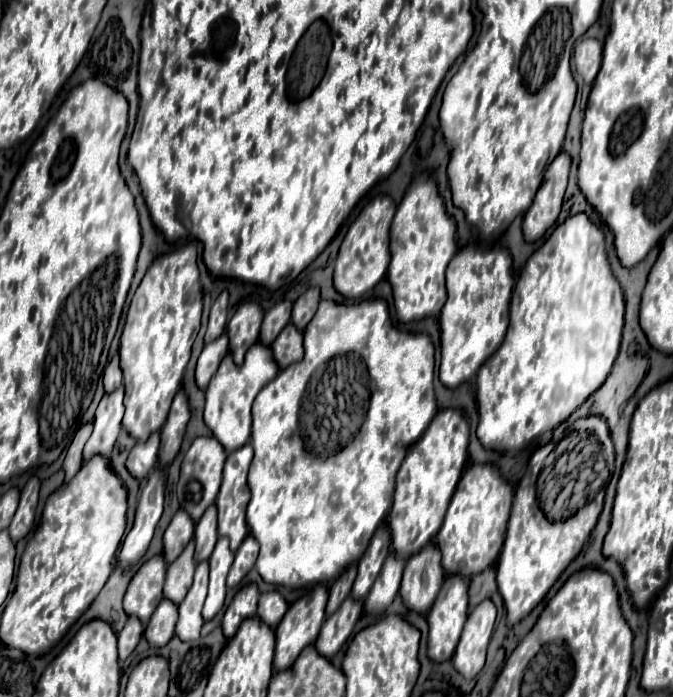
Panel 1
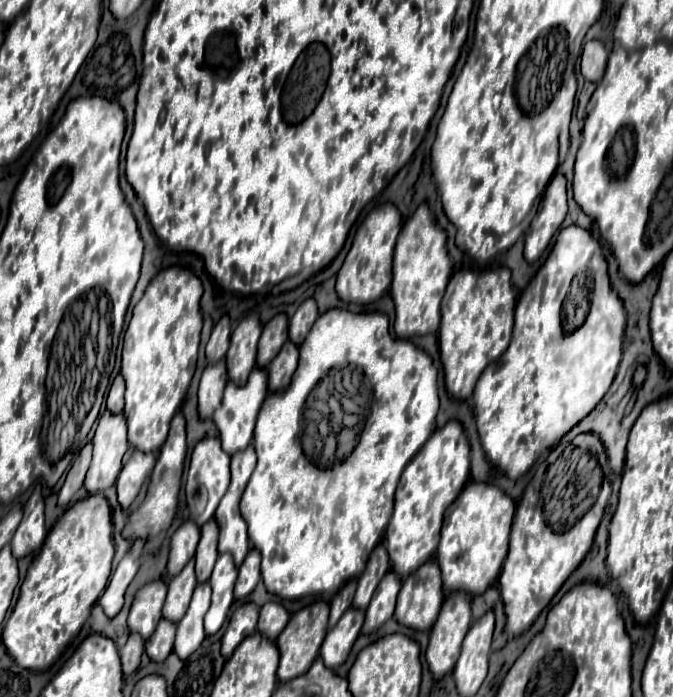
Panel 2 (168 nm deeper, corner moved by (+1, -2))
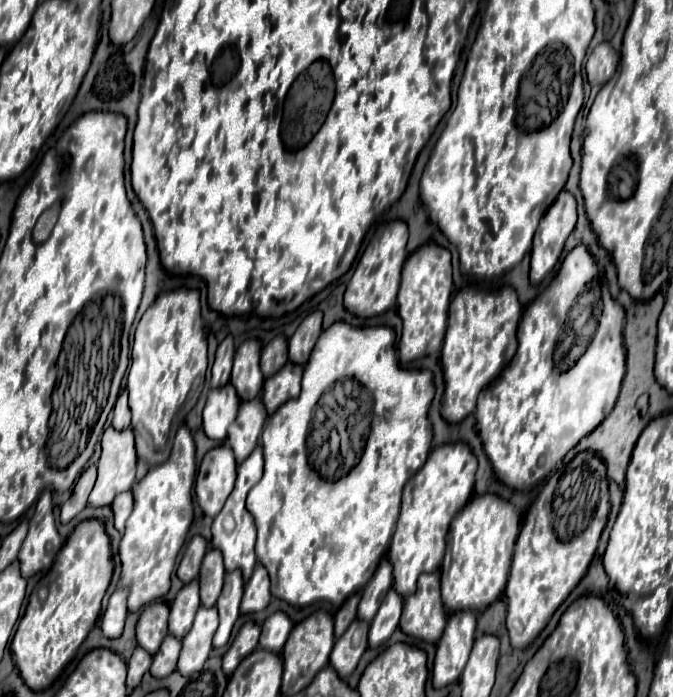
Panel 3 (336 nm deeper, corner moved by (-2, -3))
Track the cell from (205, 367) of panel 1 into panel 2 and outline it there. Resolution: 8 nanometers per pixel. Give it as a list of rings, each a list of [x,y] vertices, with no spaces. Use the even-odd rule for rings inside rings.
[[[214,363],[208,365],[202,373],[200,379],[200,389],[198,389],[198,415],[200,419],[212,419],[214,409],[218,409],[218,405],[222,405],[222,393],[224,387],[228,383],[228,375],[226,375],[226,363]]]

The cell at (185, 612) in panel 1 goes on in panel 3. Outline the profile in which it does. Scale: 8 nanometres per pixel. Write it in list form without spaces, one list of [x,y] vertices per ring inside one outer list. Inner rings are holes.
[[[199,606],[191,630],[185,634],[181,656],[177,662],[177,670],[183,676],[195,676],[203,670],[203,664],[211,652],[211,638],[217,630],[217,608]]]

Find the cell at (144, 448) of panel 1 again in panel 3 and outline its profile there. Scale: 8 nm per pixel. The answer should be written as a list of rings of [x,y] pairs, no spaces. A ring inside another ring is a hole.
[[[121,492],[115,500],[113,500],[113,512],[115,512],[115,528],[119,532],[123,532],[125,522],[129,518],[129,514],[133,512],[133,492]]]

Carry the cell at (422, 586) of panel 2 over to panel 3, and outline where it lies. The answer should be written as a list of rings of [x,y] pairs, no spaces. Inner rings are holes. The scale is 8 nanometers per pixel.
[[[439,572],[421,574],[417,580],[415,594],[405,598],[399,628],[425,642],[437,642],[447,622],[447,612],[439,594],[441,576]]]

